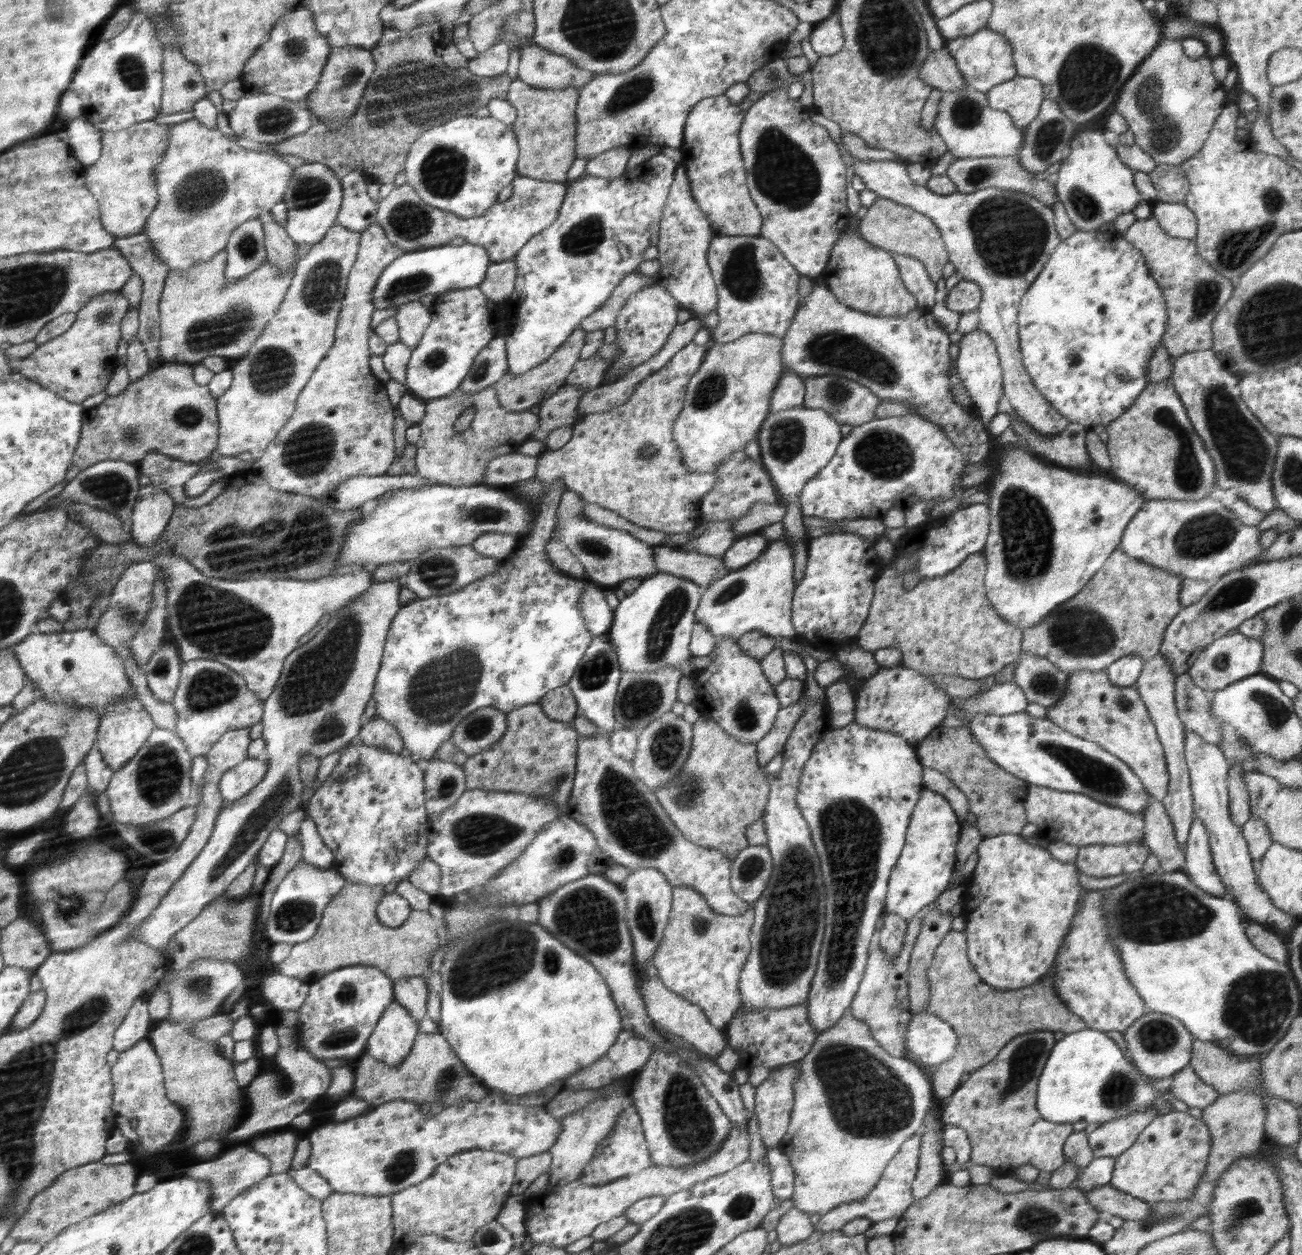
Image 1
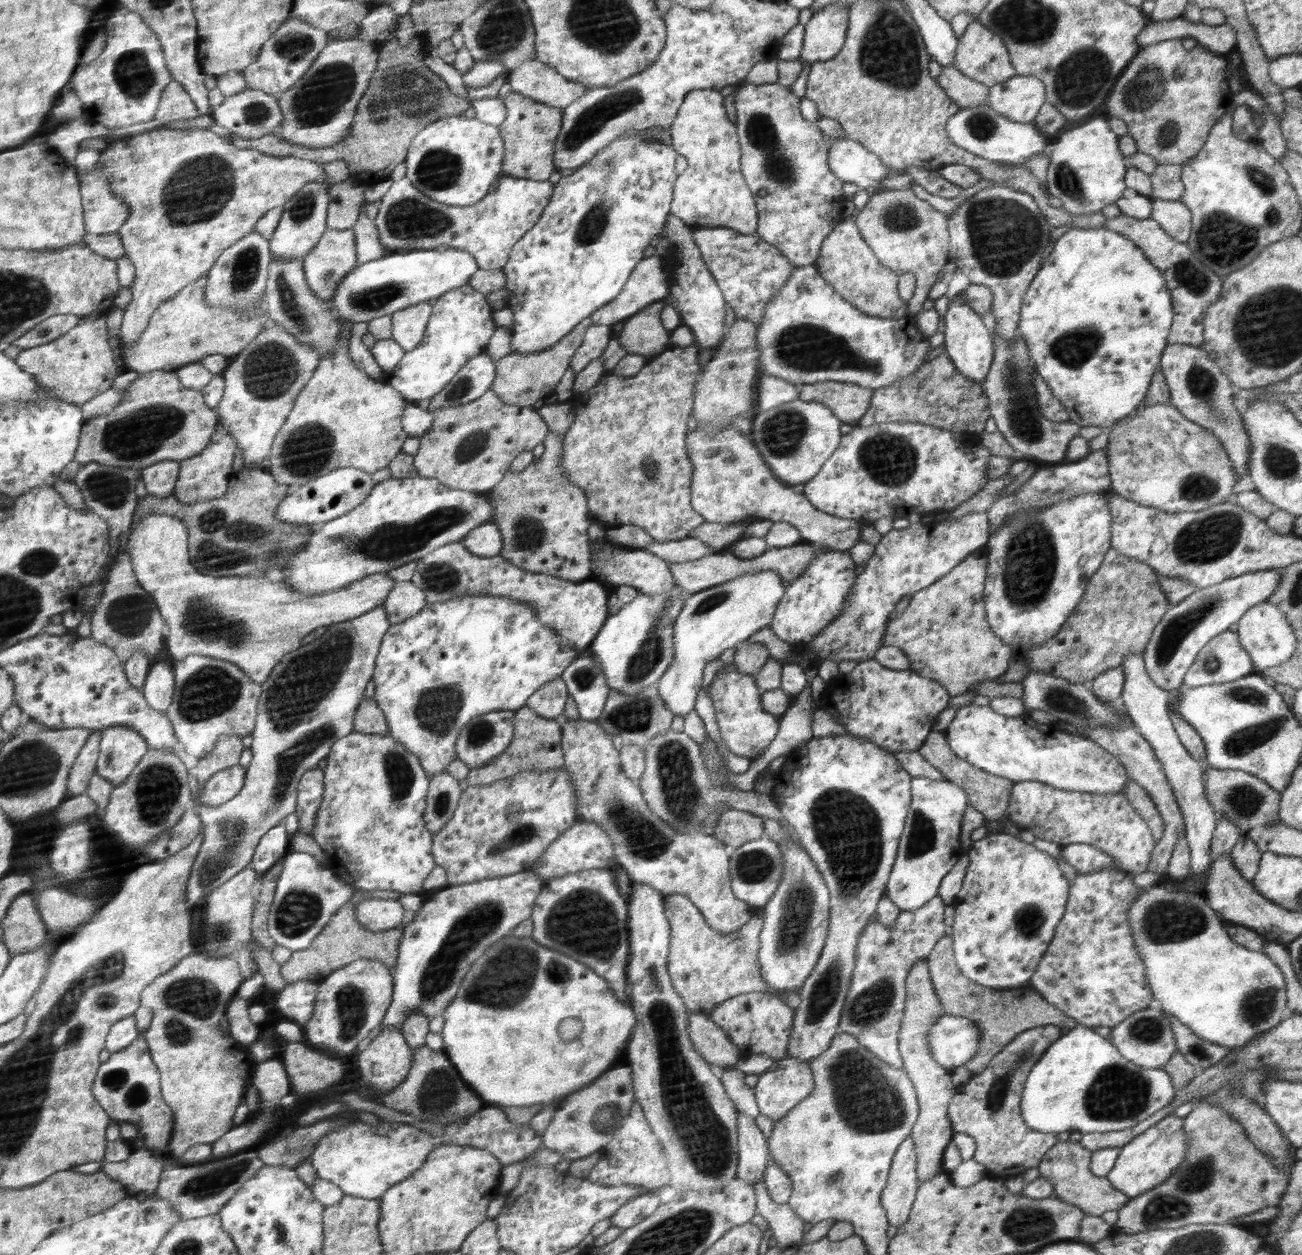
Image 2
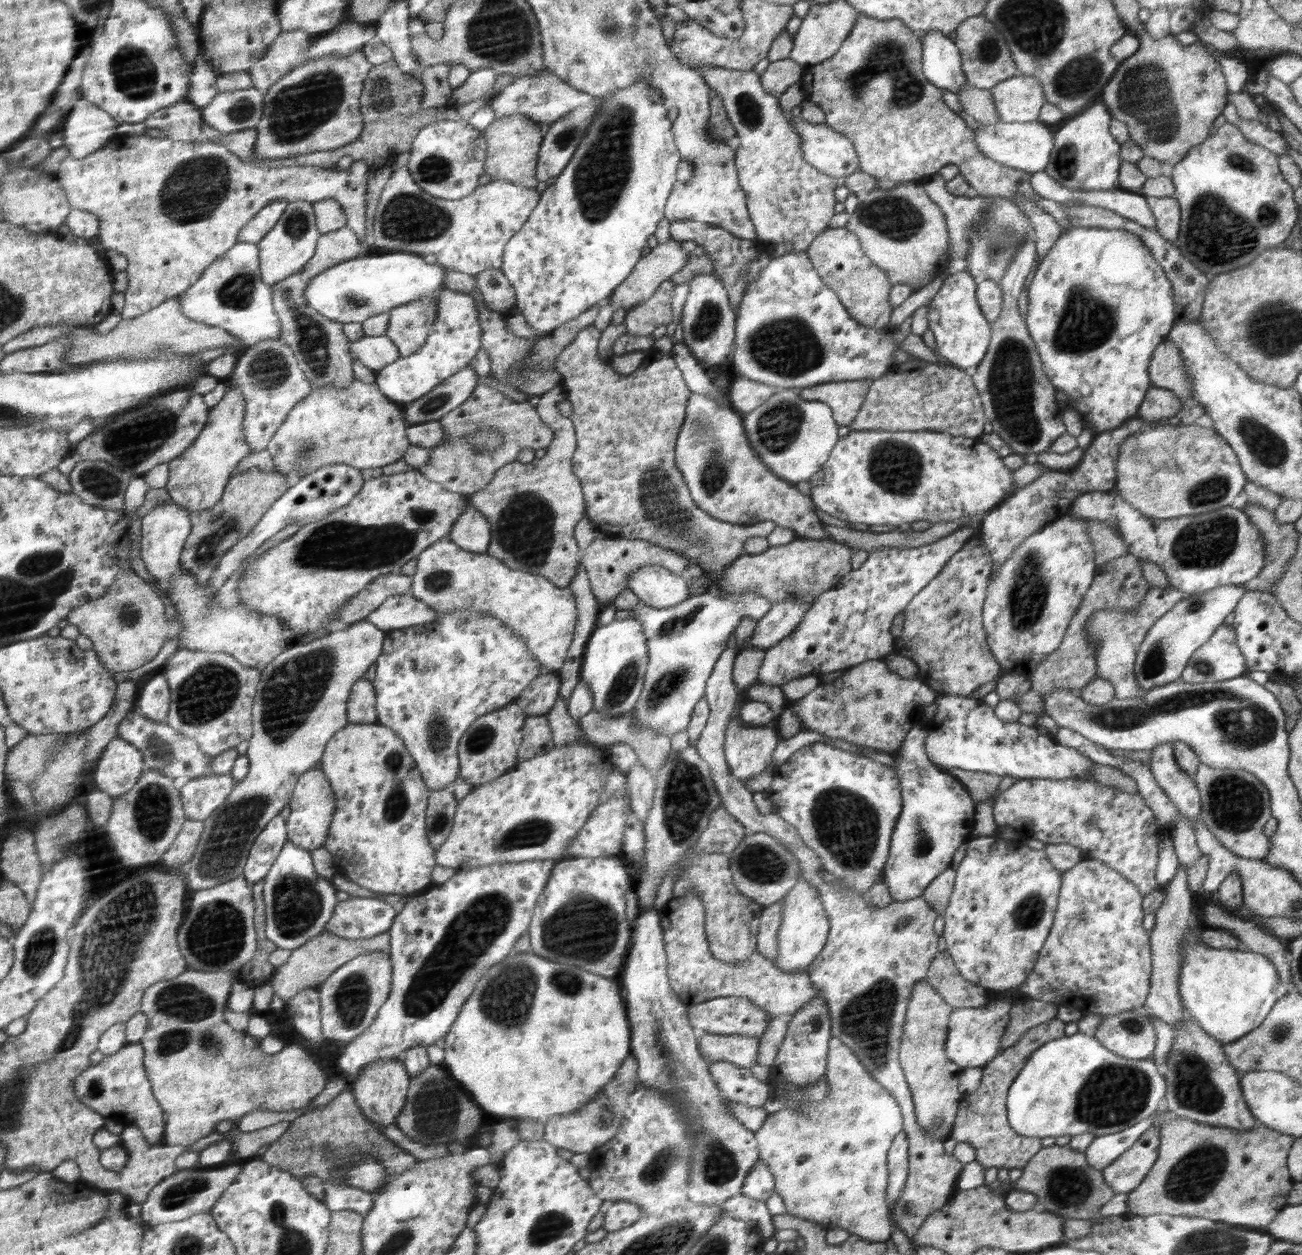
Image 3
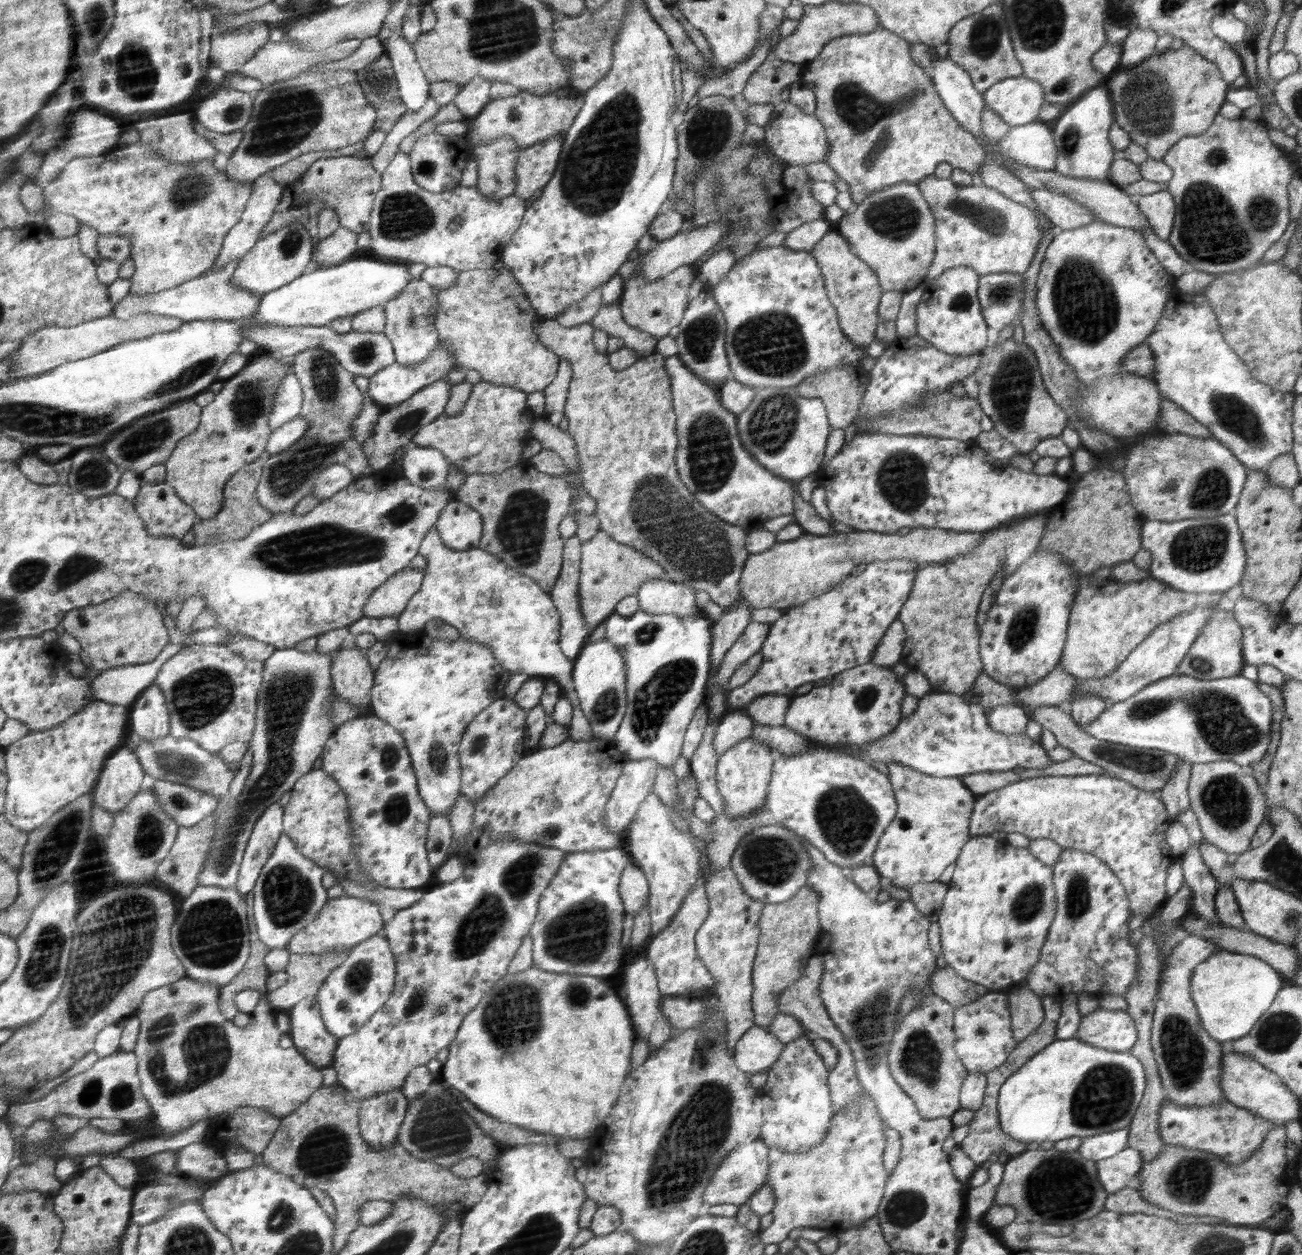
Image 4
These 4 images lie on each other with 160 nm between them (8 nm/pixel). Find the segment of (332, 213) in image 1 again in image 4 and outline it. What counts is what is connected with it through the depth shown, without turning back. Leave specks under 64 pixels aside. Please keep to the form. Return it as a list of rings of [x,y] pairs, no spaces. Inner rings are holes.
[[[294,222],[292,225],[278,228],[277,232],[272,232],[259,240],[247,254],[244,254],[241,266],[237,268],[233,276],[234,285],[258,295],[277,291],[278,288],[293,283],[312,267],[314,250],[313,234],[306,229],[306,225]]]

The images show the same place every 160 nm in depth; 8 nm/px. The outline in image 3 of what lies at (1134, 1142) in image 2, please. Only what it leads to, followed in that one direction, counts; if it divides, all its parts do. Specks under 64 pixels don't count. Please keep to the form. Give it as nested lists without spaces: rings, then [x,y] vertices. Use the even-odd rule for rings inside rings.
[[[1160,1126],[1150,1127],[1124,1155],[1100,1170],[1106,1185],[1117,1193],[1127,1195],[1145,1182],[1159,1156],[1160,1129]]]

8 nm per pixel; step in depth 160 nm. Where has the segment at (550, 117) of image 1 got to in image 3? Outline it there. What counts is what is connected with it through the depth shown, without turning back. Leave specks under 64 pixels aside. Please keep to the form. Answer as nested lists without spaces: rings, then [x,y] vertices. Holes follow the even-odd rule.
[[[520,112],[496,119],[483,130],[486,139],[484,172],[492,181],[508,180],[526,188],[535,188],[538,183],[535,177],[538,151],[550,127],[551,124],[537,124]]]

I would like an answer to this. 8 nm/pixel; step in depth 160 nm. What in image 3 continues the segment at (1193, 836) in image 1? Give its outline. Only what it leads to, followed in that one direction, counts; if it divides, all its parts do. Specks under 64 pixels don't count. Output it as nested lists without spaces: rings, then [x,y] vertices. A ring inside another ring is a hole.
[[[1150,586],[1144,603],[1140,607],[1131,611],[1125,611],[1124,609],[1098,611],[1093,618],[1088,620],[1086,629],[1089,631],[1089,638],[1100,640],[1100,643],[1097,644],[1100,651],[1097,652],[1098,672],[1096,678],[1105,678],[1112,681],[1117,699],[1132,700],[1134,698],[1136,700],[1136,698],[1144,696],[1146,690],[1141,688],[1136,673],[1134,673],[1137,652],[1140,650],[1150,627],[1186,596],[1187,594],[1176,587]],[[1166,742],[1152,748],[1149,751],[1149,769],[1157,785],[1176,808],[1190,821],[1201,821],[1201,800],[1196,783],[1178,767],[1173,746]]]

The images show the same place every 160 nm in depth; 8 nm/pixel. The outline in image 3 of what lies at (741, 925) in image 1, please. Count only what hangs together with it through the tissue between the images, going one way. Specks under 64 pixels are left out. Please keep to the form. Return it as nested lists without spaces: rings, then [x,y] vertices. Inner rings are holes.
[[[696,891],[674,896],[658,911],[665,931],[669,981],[688,1006],[724,996],[740,996],[767,1010],[772,1018],[789,1019],[818,994],[807,971],[784,972],[759,950],[754,950],[745,962],[726,964],[724,960],[714,959],[704,930],[704,905]]]

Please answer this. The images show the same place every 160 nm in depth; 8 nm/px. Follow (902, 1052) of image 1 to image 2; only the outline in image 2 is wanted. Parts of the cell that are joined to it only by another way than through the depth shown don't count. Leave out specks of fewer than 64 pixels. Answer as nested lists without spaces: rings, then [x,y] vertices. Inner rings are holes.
[[[939,897],[929,900],[924,907],[913,911],[901,911],[893,925],[874,921],[866,926],[856,950],[856,970],[853,986],[847,994],[838,1032],[856,1036],[878,1060],[894,1068],[903,1068],[899,1051],[898,1033],[901,1029],[908,972],[922,958],[933,951],[937,942],[945,935],[945,901]]]

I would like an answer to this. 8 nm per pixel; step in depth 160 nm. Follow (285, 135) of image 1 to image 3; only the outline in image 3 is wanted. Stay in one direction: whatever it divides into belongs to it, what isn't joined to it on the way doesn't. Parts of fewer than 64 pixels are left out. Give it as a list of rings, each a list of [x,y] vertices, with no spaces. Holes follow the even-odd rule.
[[[254,87],[221,92],[203,109],[205,122],[224,134],[254,129],[264,118],[264,100],[264,93]]]

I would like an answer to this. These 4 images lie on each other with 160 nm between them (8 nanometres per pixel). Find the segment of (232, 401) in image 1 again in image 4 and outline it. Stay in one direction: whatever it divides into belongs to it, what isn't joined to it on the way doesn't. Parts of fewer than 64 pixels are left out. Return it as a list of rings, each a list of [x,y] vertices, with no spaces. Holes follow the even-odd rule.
[[[338,228],[331,236],[319,240],[313,251],[312,265],[315,268],[330,267],[345,263],[358,252],[358,236],[348,228]],[[290,357],[279,358],[289,368],[289,374],[278,386],[273,412],[269,415],[269,427],[276,431],[283,424],[297,418],[304,409],[304,389],[300,380],[293,373],[293,360]]]

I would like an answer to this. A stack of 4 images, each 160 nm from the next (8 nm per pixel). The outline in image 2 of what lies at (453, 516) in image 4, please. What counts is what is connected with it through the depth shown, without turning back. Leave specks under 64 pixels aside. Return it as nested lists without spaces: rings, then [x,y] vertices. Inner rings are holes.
[[[493,522],[473,528],[460,542],[464,543],[470,552],[481,557],[496,556],[504,548],[502,532]]]

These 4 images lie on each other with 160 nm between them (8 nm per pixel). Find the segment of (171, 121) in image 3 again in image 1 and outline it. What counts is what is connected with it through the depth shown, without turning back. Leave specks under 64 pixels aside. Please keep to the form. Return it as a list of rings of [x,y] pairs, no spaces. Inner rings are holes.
[[[166,44],[165,48],[165,96],[163,112],[174,114],[190,110],[208,96],[206,77],[201,68],[178,49]]]

